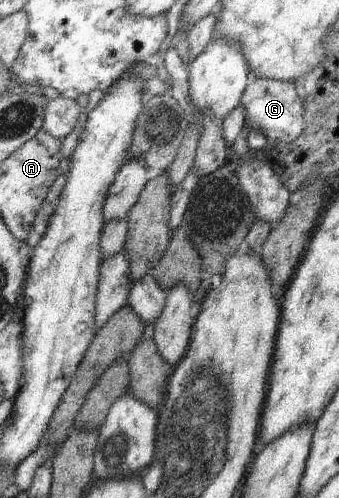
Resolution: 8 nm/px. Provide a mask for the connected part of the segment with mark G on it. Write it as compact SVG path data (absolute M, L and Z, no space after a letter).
M257 77L243 92L240 104L245 110L246 124L250 130L260 130L267 138L268 144L261 151L250 151L258 159L265 159L267 150L272 150L278 143L289 143L305 132L304 116L306 111L300 102L296 86L291 81Z

